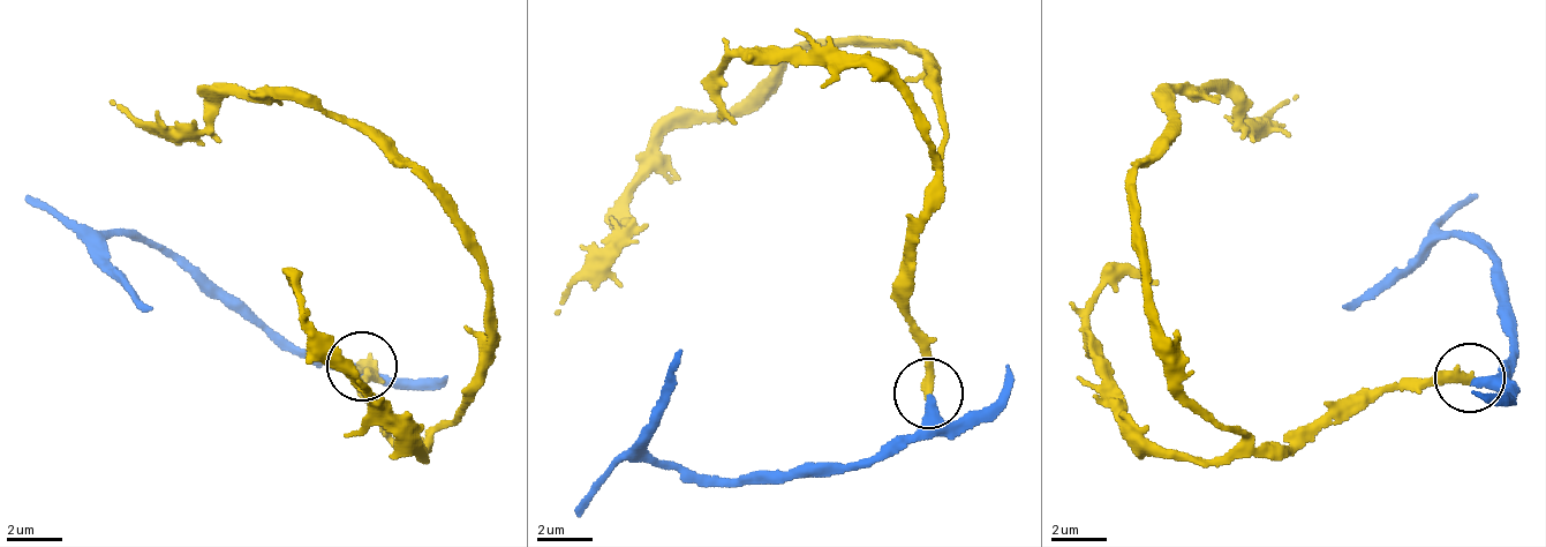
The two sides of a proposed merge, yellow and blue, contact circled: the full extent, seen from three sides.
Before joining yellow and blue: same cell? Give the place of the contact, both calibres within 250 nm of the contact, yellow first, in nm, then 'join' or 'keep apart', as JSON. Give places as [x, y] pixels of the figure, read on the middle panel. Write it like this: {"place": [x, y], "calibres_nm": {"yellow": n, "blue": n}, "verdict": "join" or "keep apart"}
{"place": [928, 394], "calibres_nm": {"yellow": 360, "blue": 400}, "verdict": "join"}

